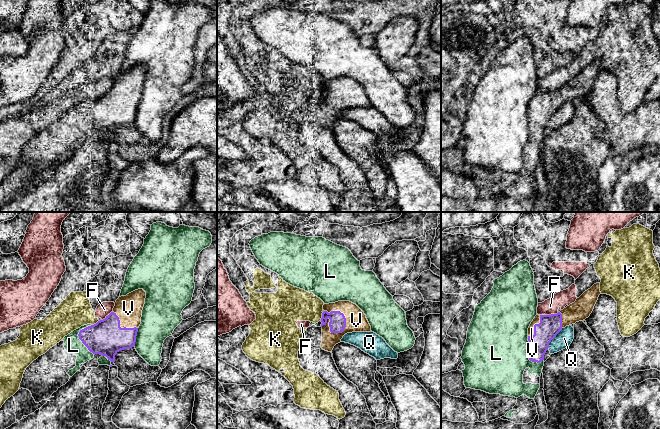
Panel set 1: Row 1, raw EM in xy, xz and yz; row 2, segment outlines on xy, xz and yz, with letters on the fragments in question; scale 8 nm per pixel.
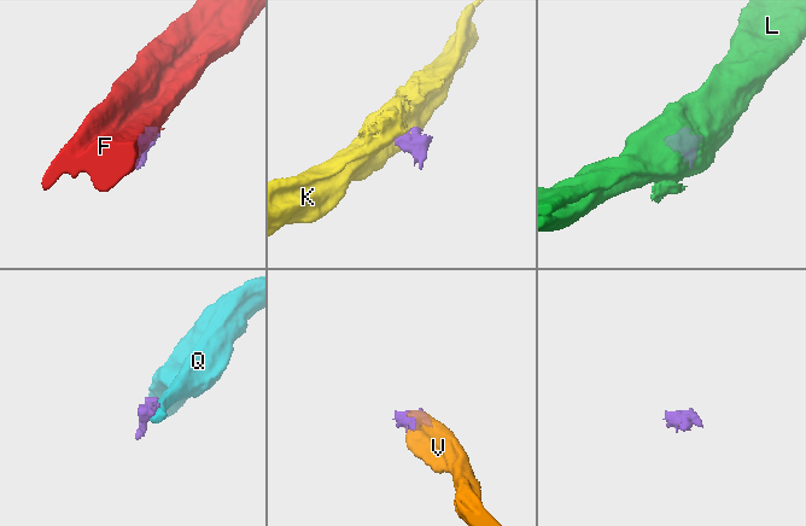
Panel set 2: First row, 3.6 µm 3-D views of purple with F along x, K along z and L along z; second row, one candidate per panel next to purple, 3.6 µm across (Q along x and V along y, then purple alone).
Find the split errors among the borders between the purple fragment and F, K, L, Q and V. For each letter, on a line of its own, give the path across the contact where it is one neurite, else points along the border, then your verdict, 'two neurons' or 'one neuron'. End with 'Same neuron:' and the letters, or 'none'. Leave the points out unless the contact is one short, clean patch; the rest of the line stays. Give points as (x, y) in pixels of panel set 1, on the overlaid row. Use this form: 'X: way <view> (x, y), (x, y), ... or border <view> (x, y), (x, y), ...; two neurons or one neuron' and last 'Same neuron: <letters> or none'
F: two neurons
K: two neurons
L: two neurons
Q: border yz (562, 328), (551, 340), (548, 347); two neurons
V: one neuron
Same neuron: V

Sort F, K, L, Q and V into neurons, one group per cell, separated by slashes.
F / K / L / Q / V

